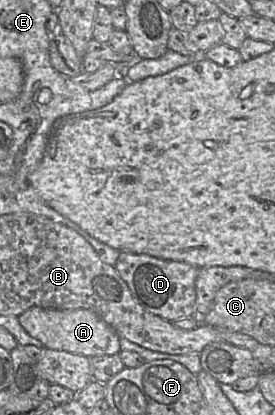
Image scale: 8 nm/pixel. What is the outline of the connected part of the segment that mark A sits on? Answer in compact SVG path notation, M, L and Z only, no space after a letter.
M32 307L19 315L18 320L29 335L50 349L87 357L115 355L122 351L120 337L116 331L89 309L61 310Z

